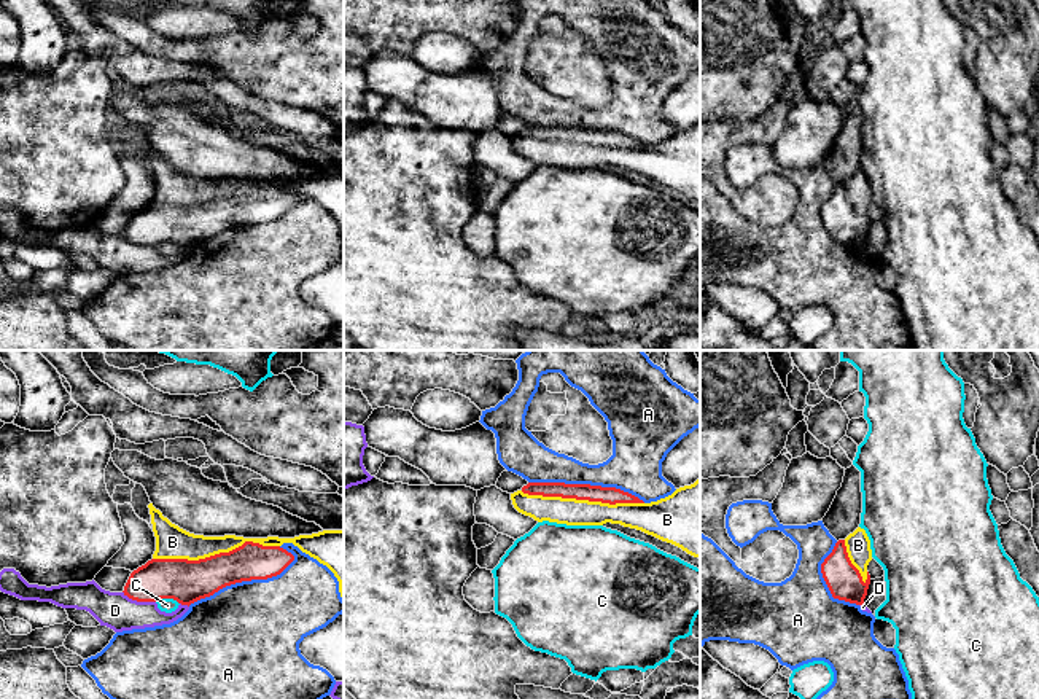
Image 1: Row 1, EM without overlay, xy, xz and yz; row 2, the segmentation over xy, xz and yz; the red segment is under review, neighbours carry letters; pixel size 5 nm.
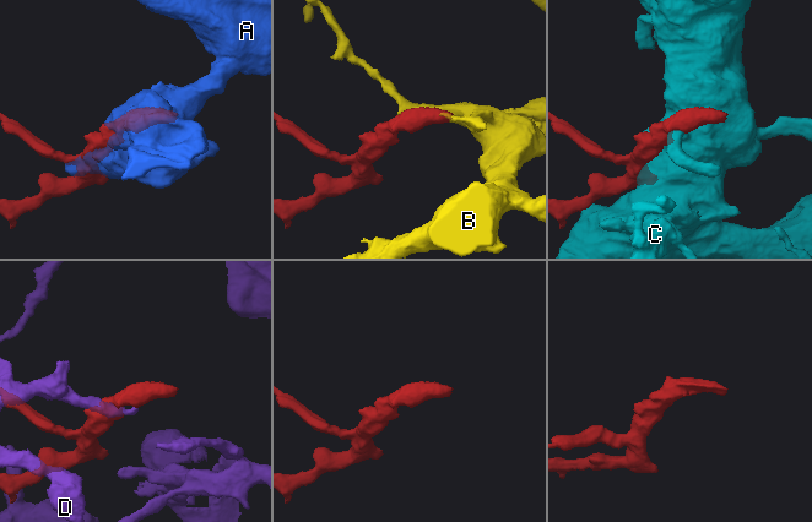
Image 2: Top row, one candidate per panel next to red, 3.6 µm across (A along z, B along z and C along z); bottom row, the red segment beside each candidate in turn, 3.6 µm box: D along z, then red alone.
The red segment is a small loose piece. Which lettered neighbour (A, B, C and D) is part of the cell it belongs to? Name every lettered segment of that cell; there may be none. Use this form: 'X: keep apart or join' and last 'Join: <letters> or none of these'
A: keep apart
B: join
C: keep apart
D: keep apart
Join: B

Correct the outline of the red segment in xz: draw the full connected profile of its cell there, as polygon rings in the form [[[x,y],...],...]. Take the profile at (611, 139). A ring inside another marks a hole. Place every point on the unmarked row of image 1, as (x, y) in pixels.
[[[700,123],[651,146],[616,131],[565,126],[528,126],[511,143],[519,156],[538,166],[621,167],[700,202]]]

